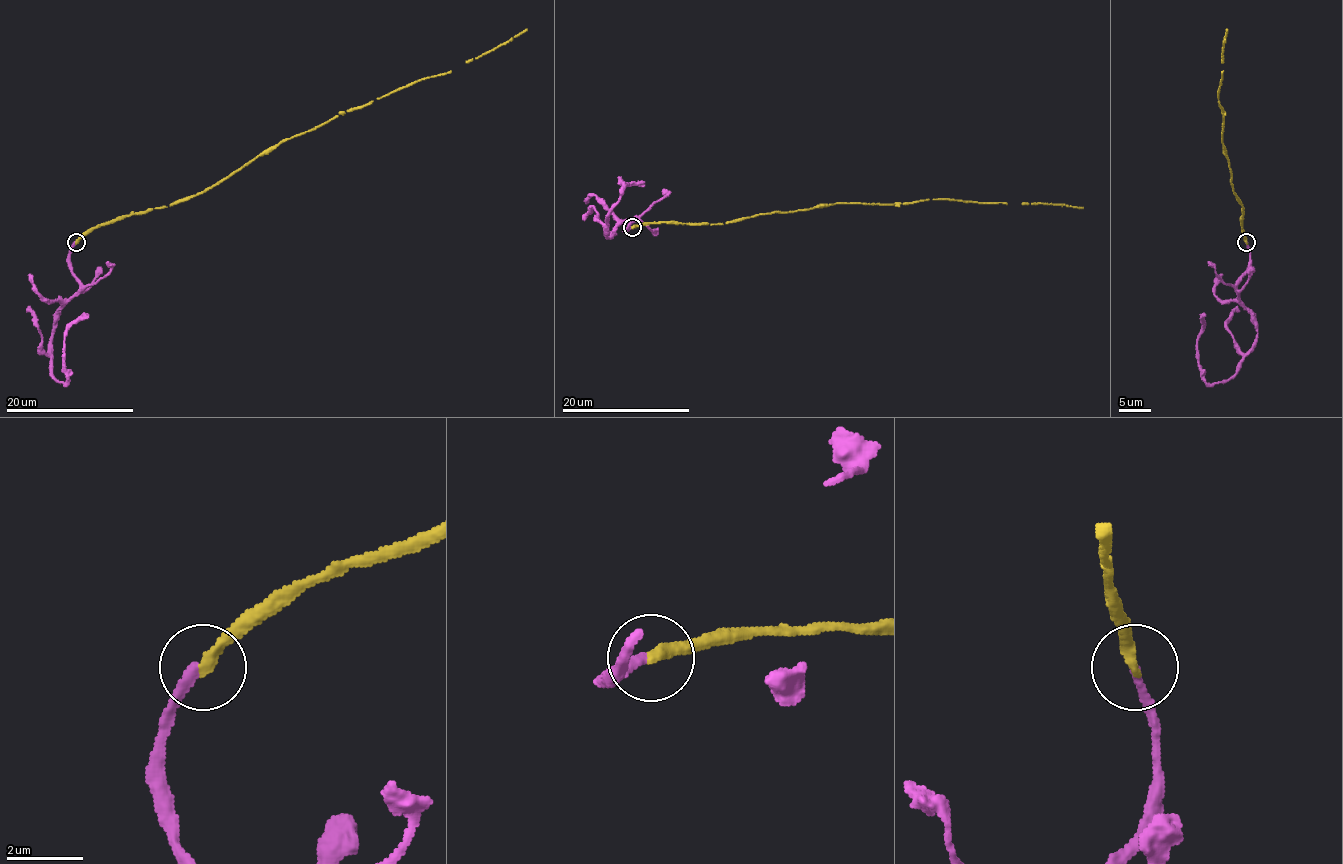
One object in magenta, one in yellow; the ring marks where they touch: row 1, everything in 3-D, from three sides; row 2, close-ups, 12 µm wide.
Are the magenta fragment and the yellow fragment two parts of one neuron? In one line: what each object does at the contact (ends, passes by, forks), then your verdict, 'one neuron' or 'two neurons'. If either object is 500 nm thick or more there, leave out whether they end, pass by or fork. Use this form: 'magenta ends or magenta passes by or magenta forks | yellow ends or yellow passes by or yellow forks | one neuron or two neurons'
magenta ends | yellow ends | one neuron

